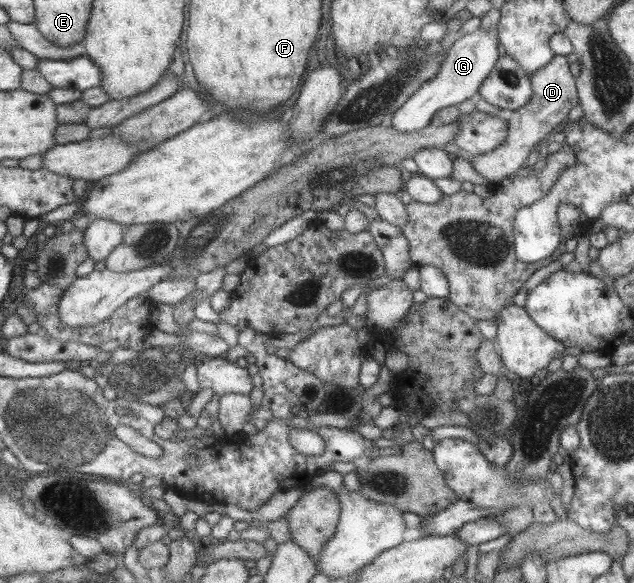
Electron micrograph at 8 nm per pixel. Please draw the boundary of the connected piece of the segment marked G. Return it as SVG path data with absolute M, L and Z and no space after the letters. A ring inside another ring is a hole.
M476 29L470 34L456 38L445 50L437 73L424 81L394 112L391 125L400 132L420 130L432 118L436 110L448 105L458 105L466 98L476 98L485 76L492 70L498 56L497 29Z

